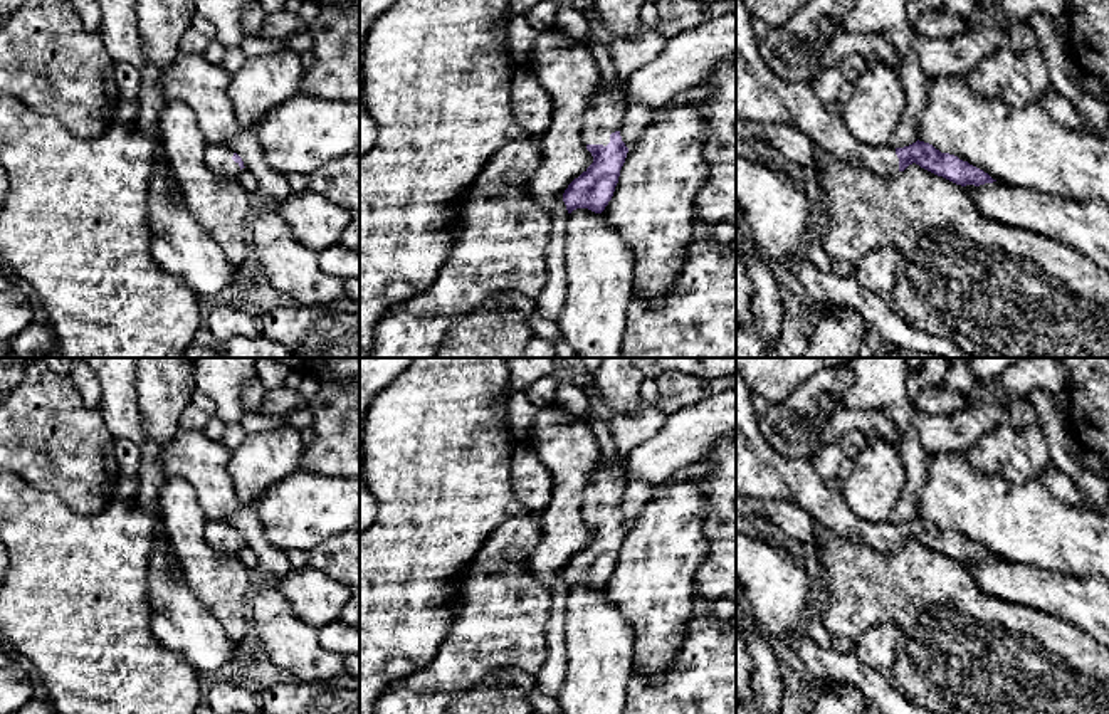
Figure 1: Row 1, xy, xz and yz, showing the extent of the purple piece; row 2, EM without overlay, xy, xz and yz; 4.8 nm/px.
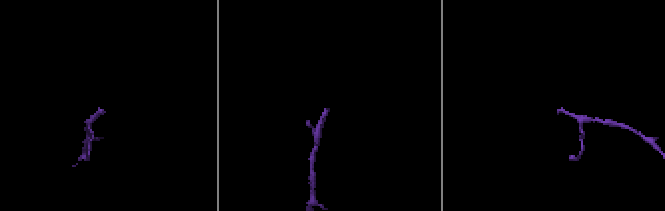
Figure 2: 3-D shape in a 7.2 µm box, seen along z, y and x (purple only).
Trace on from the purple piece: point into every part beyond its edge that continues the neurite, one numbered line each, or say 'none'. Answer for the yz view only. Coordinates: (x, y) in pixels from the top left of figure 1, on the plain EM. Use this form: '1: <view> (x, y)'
1: yz (760, 472)

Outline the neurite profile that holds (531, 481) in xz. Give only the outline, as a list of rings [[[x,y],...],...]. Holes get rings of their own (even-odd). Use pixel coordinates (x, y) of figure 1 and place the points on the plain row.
[[[526,440],[512,447],[509,472],[519,502],[539,514],[549,502],[553,479]]]

